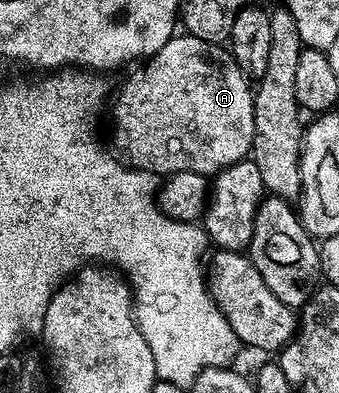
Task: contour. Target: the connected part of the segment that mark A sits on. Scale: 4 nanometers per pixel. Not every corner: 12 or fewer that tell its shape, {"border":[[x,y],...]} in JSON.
{"border":[[176,34],[109,108],[118,155],[210,177],[251,156],[253,84]]}

